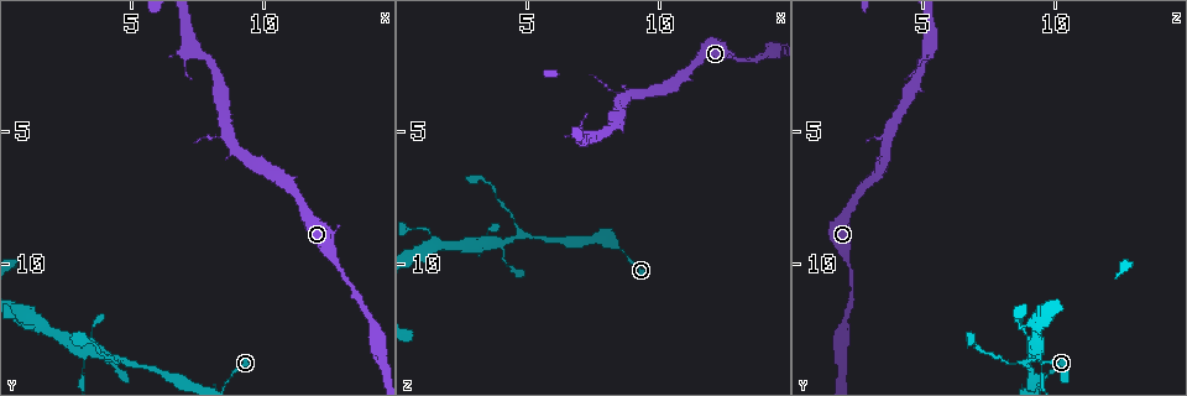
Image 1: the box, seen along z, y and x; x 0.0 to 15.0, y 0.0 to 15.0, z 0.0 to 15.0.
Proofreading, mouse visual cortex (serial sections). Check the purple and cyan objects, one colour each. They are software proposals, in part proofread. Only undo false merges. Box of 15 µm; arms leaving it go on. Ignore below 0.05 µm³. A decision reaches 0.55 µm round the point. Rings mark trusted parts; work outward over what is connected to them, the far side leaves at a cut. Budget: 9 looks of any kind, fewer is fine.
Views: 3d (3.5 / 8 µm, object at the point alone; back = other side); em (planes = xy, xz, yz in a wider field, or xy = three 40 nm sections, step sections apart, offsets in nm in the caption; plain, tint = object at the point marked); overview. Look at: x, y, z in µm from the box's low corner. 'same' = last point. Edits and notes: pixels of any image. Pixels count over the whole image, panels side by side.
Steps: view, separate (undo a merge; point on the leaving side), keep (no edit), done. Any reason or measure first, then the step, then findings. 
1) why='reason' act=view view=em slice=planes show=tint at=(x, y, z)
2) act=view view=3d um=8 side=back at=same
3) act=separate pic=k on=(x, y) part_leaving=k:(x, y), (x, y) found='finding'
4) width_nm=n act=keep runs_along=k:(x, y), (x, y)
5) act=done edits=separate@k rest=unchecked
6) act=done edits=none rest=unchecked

why='three-way junction' act=view view=3d um=8 at=(4.8, 13.8, 8.9)

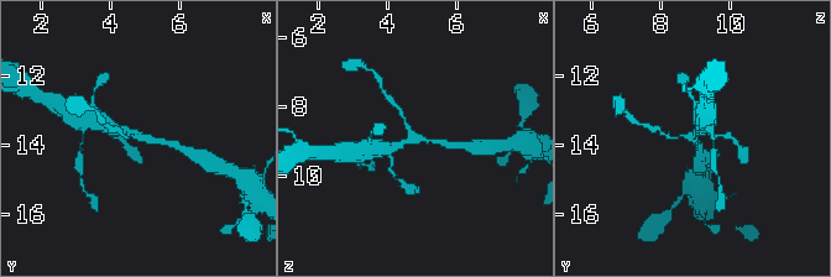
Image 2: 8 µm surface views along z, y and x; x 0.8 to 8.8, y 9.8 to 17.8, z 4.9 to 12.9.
why='closer look' act=view view=3d um=3.5 side=back at=(4.8, 13.8, 9.0)

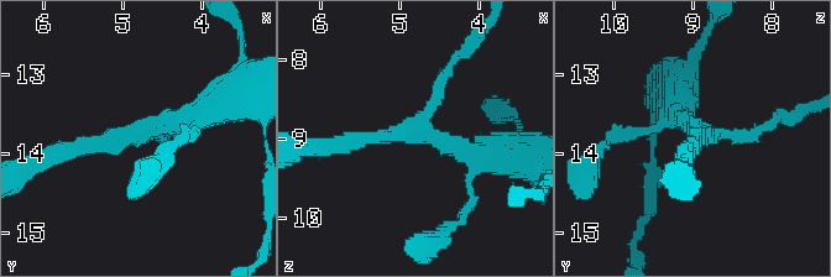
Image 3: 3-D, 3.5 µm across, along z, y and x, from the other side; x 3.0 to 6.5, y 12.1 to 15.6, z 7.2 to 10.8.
arms=3 arm_widths_nm=150,250,300 why='need the tissue' act=view view=em slice=xy step=2 show=tint at=(4.80, 13.80, 8.85)

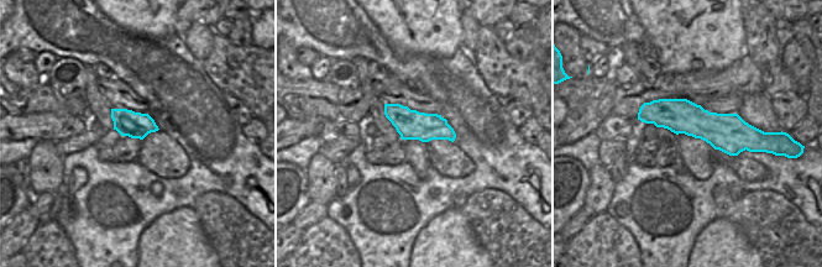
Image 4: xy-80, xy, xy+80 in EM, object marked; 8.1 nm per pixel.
act=keep runs_along=3:(61, 153), (208, 108) found='all the same cell'

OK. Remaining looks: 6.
why='narrows sharply' act=view view=3d um=3.5 at=(3.2, 14.1, 9.6)

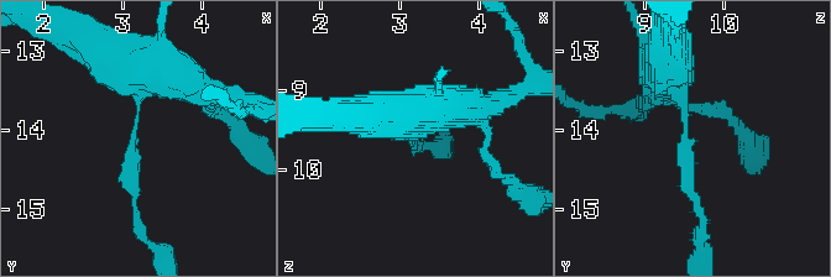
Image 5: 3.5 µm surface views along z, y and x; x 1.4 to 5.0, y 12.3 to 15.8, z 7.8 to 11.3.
why='need the tissue' act=view view=em slice=xy step=5 show=tint at=(3.20, 14.00, 9.50)

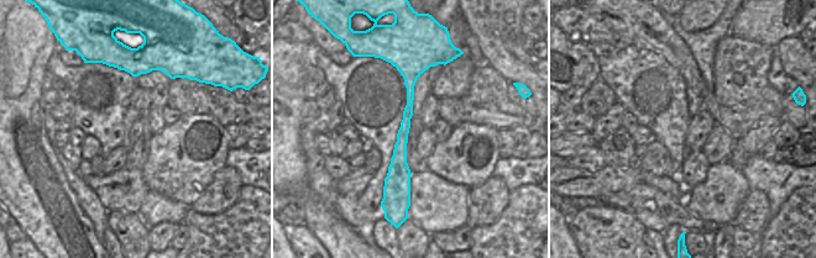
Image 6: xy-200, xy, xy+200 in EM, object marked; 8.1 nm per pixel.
arm_widths_nm=200,350 act=keep found='continuous, no second cell'

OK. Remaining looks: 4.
why='three arms meet' act=view view=3d um=3.5 at=(1.4, 12.3, 9.0)

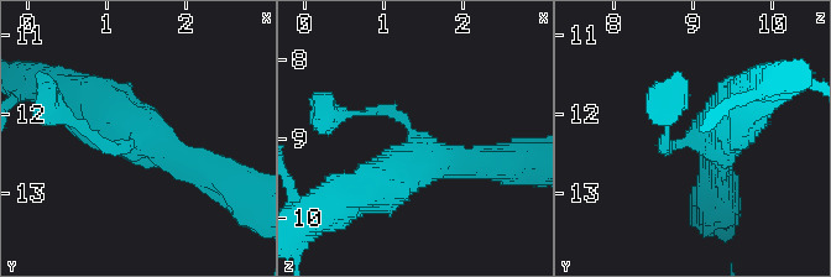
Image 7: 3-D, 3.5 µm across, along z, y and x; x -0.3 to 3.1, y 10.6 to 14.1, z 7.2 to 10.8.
act=keep found='all the same cell'

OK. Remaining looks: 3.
why='sudden change in width' act=view view=3d um=8 side=back at=(12.6, 9.7, 2.2)

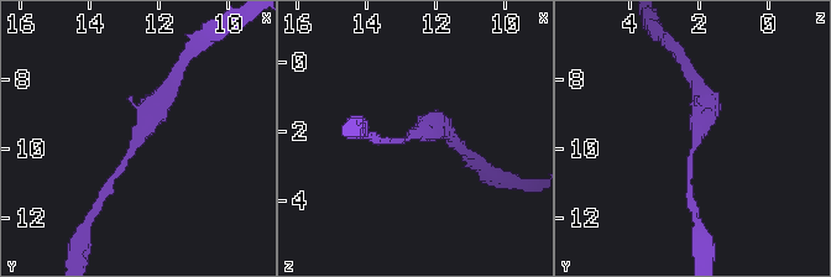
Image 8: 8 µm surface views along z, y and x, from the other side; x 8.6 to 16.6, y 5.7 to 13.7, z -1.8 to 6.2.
arm_widths_nm=150,600 why='now the EM' act=view view=em slice=planes show=tint at=(12.6, 9.7, 2.1)

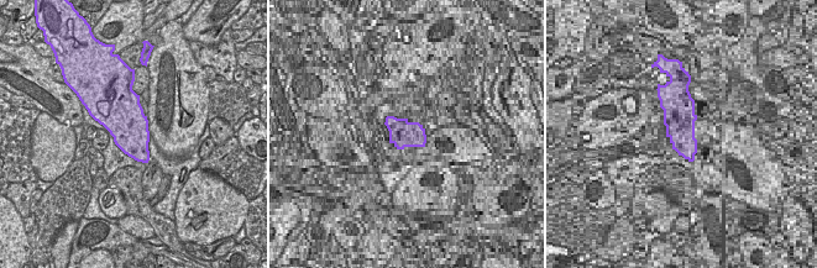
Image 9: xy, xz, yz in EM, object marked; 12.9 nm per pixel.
act=keep runs_along=8:(158, 110), (146, 123), (121, 168) found='continuous, no second cell'

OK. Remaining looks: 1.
act=done edits=none rest=unchecked

